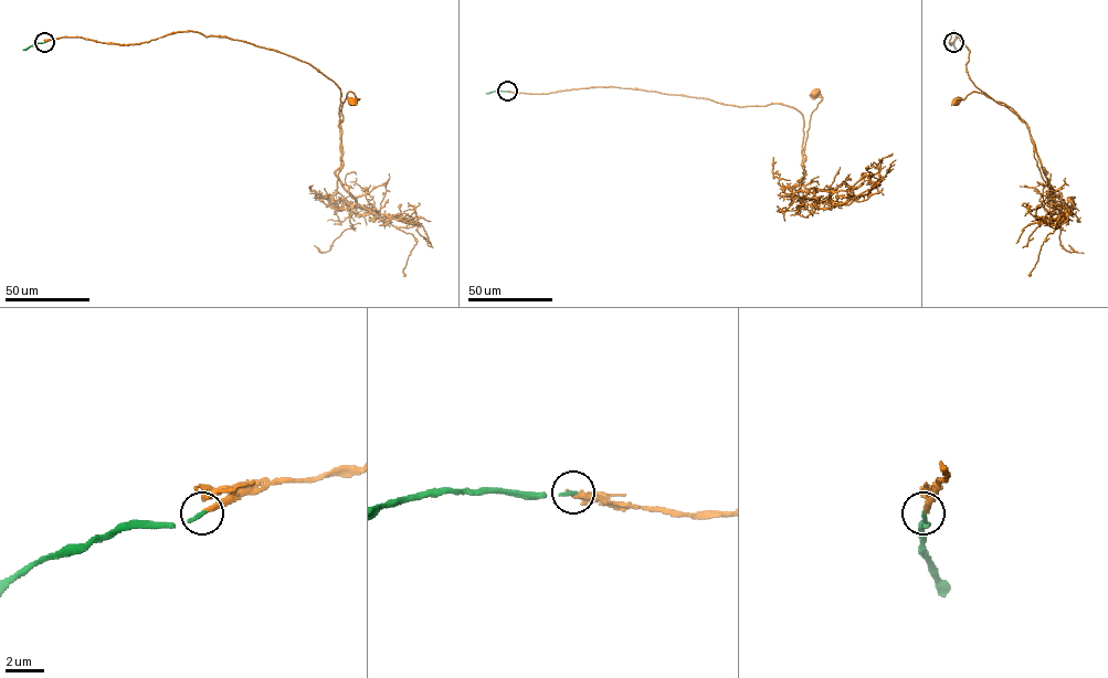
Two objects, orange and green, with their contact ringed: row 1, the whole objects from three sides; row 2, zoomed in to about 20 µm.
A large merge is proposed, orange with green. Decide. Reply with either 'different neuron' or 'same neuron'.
same neuron

